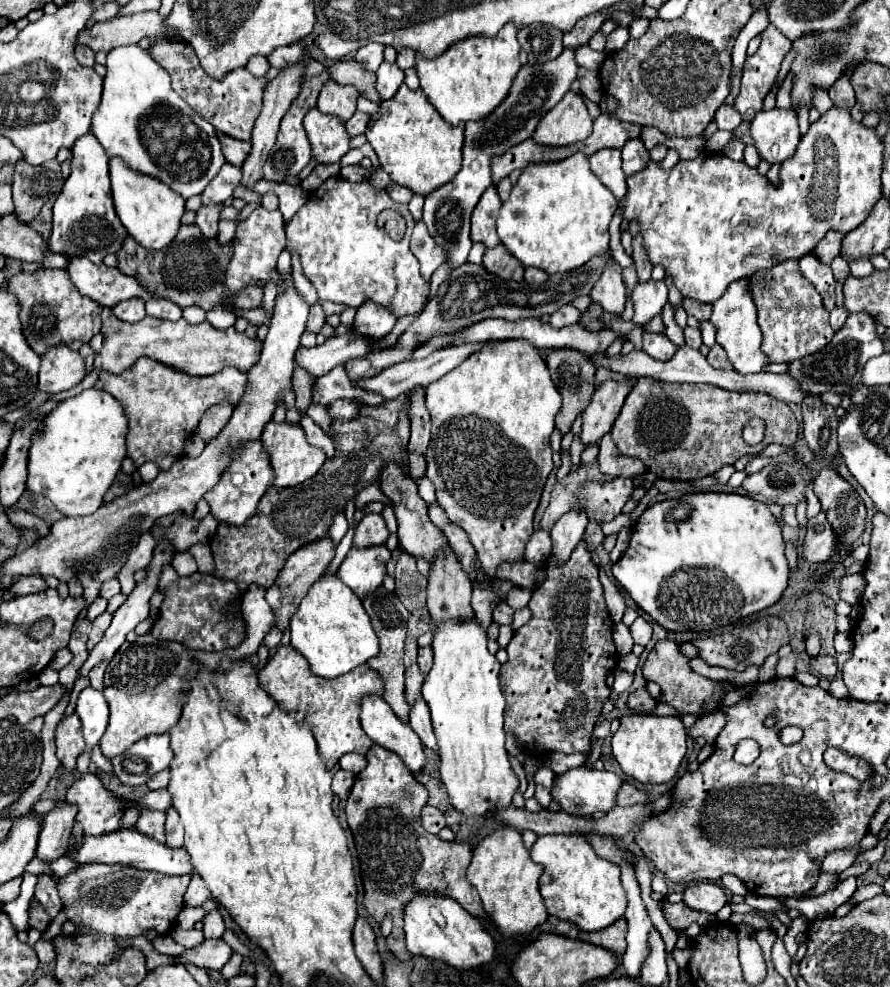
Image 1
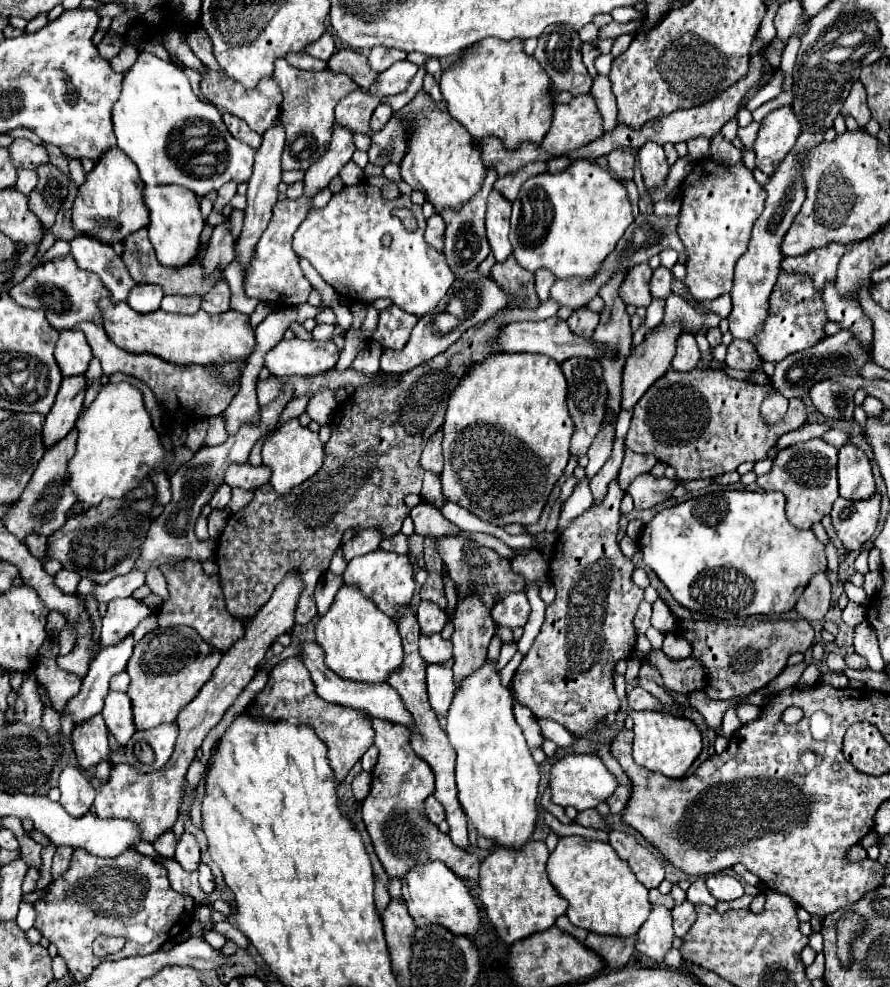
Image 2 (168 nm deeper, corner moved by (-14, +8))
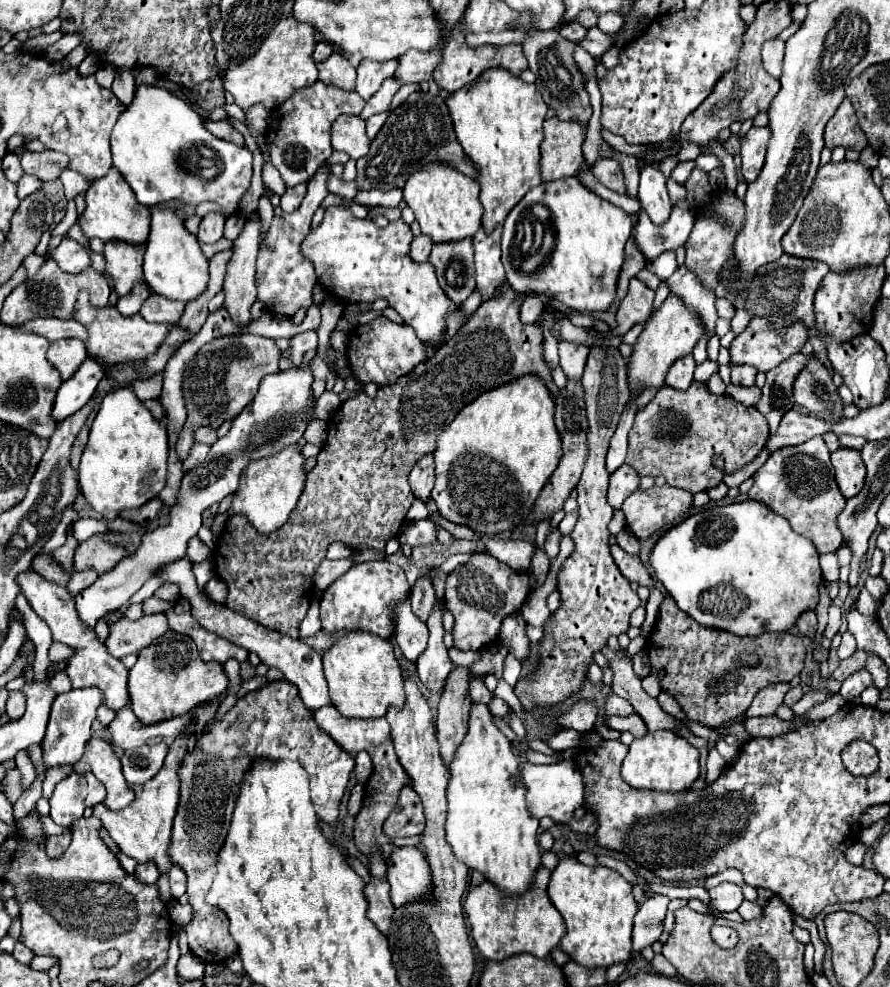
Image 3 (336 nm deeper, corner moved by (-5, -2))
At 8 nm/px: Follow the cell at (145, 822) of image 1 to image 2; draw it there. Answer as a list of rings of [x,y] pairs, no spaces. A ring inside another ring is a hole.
[[[165,831],[165,833],[163,833],[161,837],[157,837],[155,843],[153,843],[153,847],[157,849],[157,853],[163,855],[163,857],[167,857],[167,859],[173,857],[175,845],[177,845],[177,841],[175,841],[175,833],[173,833],[173,831]]]

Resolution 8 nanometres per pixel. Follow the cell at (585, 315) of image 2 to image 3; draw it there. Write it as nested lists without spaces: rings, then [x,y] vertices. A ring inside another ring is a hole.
[[[560,341],[560,367],[564,369],[568,379],[578,379],[580,381],[582,371],[586,367],[586,357],[588,357],[586,347]]]

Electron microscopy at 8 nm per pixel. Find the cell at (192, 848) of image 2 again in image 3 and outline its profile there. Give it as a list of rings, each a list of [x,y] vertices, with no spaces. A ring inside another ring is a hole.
[[[172,867],[168,873],[170,879],[170,891],[174,899],[180,899],[186,893],[186,873],[180,867]]]

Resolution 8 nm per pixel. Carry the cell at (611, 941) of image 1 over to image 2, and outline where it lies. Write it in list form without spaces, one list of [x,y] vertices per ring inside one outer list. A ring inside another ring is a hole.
[[[591,933],[591,937],[585,939],[585,945],[599,953],[607,963],[607,967],[619,969],[623,967],[629,957],[635,951],[635,937],[601,937],[597,933]]]

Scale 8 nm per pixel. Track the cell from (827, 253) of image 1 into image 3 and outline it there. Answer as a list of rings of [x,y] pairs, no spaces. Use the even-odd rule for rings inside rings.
[[[734,255],[726,261],[726,265],[720,271],[718,277],[718,287],[716,287],[716,297],[728,299],[734,307],[746,309],[752,317],[764,317],[774,323],[774,327],[790,327],[790,323],[800,321],[806,327],[814,327],[814,293],[822,281],[822,277],[830,269],[826,263],[818,263],[812,259],[798,259],[794,255],[782,255],[780,259],[762,265],[750,281],[740,281],[740,271],[738,263],[734,263]]]

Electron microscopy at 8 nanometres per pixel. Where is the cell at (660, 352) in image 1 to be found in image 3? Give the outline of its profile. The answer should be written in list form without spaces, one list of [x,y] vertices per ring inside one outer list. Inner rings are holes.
[[[686,355],[686,357],[678,359],[666,375],[666,385],[674,387],[674,389],[680,389],[680,391],[688,389],[690,383],[694,381],[694,367],[696,367],[696,361],[694,361],[692,355]]]

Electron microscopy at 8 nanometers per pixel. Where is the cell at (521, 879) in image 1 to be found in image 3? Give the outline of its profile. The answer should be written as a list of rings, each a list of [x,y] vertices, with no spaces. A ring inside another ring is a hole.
[[[540,867],[536,873],[534,889],[526,891],[524,895],[516,897],[502,897],[500,891],[490,885],[482,883],[478,887],[470,887],[468,897],[464,901],[464,909],[472,927],[472,937],[476,941],[478,951],[492,961],[504,961],[518,953],[530,953],[534,957],[548,957],[554,947],[560,945],[564,935],[564,919],[550,903],[546,887],[550,881],[550,871]],[[500,905],[504,911],[500,911]]]

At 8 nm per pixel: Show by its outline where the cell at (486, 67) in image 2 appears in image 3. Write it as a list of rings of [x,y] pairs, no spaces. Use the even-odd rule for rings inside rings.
[[[490,69],[480,79],[452,93],[446,101],[456,137],[476,167],[476,181],[480,185],[480,203],[484,207],[482,227],[486,233],[502,225],[512,207],[536,185],[540,179],[540,143],[544,139],[542,123],[548,111],[536,85],[524,83],[520,77],[504,69]]]

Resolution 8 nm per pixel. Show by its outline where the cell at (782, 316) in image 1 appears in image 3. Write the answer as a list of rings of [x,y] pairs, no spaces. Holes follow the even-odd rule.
[[[754,317],[750,321],[750,325],[746,327],[744,333],[740,333],[734,341],[732,341],[732,355],[730,355],[730,363],[732,365],[752,365],[758,371],[770,371],[774,367],[778,367],[784,359],[788,359],[790,355],[798,353],[802,349],[802,345],[808,339],[808,327],[804,327],[802,323],[794,323],[788,329],[782,329],[778,337],[774,337],[774,329],[768,329],[766,319],[762,317]]]

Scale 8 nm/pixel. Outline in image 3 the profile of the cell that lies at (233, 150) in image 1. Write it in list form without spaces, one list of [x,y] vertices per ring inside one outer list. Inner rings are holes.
[[[206,121],[204,127],[206,127],[212,135],[216,135],[216,137],[220,137],[220,139],[228,139],[228,141],[236,145],[245,146],[243,135],[234,129],[228,121]]]

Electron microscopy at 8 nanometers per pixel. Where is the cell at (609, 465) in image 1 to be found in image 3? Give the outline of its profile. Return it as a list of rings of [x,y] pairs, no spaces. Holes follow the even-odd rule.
[[[622,465],[610,475],[610,487],[608,487],[608,503],[614,509],[620,509],[624,499],[638,489],[640,475],[630,467]]]

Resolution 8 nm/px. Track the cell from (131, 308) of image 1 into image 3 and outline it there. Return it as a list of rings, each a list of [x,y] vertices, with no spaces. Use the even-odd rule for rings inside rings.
[[[138,281],[138,285],[134,285],[134,289],[132,289],[128,295],[124,295],[124,297],[118,299],[116,309],[118,309],[122,315],[134,315],[134,313],[140,311],[140,307],[142,307],[142,303],[148,299],[148,295],[150,295],[148,285],[146,285],[144,281]]]

